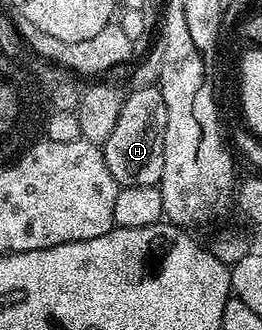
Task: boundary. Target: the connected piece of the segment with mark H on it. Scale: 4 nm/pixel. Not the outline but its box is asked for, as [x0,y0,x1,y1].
[101,88,166,186]

